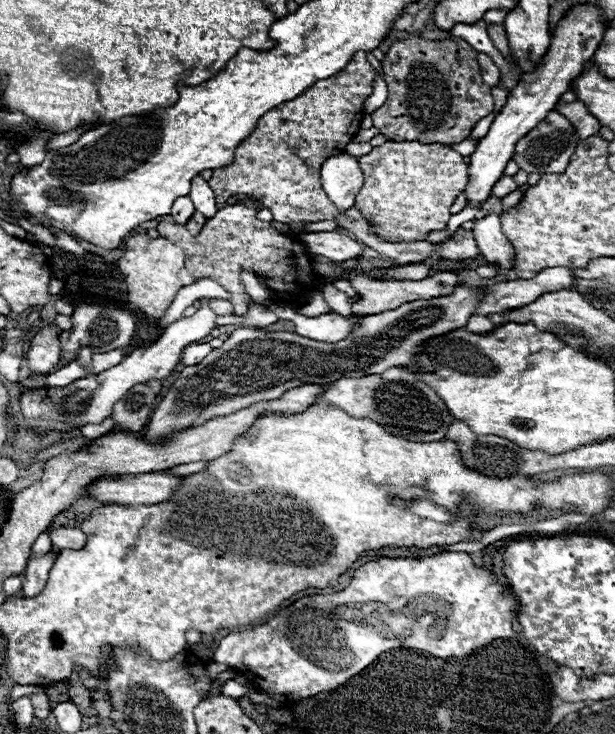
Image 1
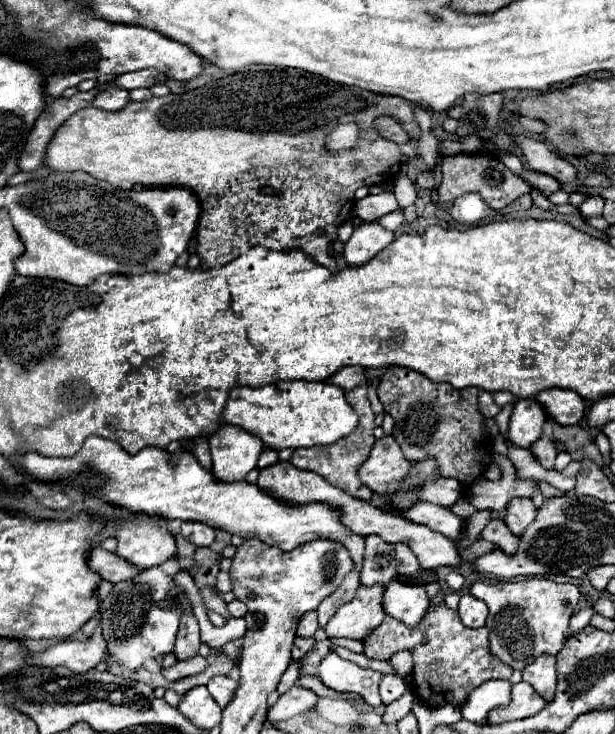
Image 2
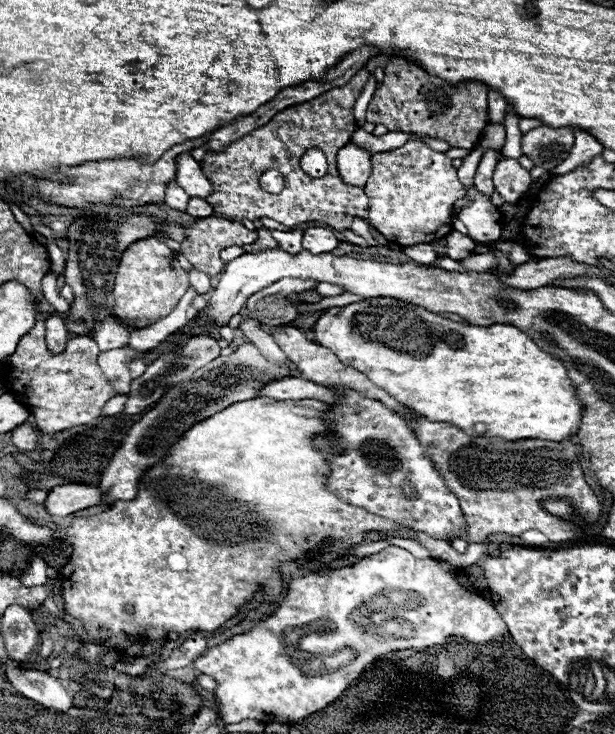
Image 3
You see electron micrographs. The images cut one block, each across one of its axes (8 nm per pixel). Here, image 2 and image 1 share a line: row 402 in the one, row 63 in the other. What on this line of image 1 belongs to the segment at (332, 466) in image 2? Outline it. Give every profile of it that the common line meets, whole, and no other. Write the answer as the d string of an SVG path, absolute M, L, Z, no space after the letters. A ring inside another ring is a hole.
M358 52L350 64L332 80L320 80L298 96L292 102L284 102L274 110L266 112L256 130L248 140L244 140L236 148L234 162L228 168L216 168L212 178L208 180L210 188L216 194L220 204L226 204L232 196L248 196L256 200L260 206L270 208L276 222L320 222L320 220L338 220L340 226L356 236L360 242L368 244L382 256L396 260L396 264L420 264L428 260L434 252L442 260L466 260L476 258L478 248L472 236L472 230L454 232L454 236L446 242L384 242L378 236L372 236L370 224L360 216L356 208L340 214L336 206L328 200L320 186L320 168L324 160L332 156L340 156L346 152L346 144L356 136L362 116L364 116L364 100L372 94L372 86L376 80L376 70L366 60L366 52Z

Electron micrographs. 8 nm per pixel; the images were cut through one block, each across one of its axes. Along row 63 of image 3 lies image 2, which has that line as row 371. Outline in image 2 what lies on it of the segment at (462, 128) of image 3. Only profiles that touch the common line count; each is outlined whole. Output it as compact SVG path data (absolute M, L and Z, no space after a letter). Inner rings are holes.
M388 368L378 386L378 398L384 404L384 410L394 418L394 440L404 452L406 460L420 460L424 456L434 456L442 468L442 476L470 484L474 478L482 476L484 468L490 464L490 440L482 432L482 414L478 410L478 388L456 390L450 384L436 384L418 372L408 372L408 368Z

